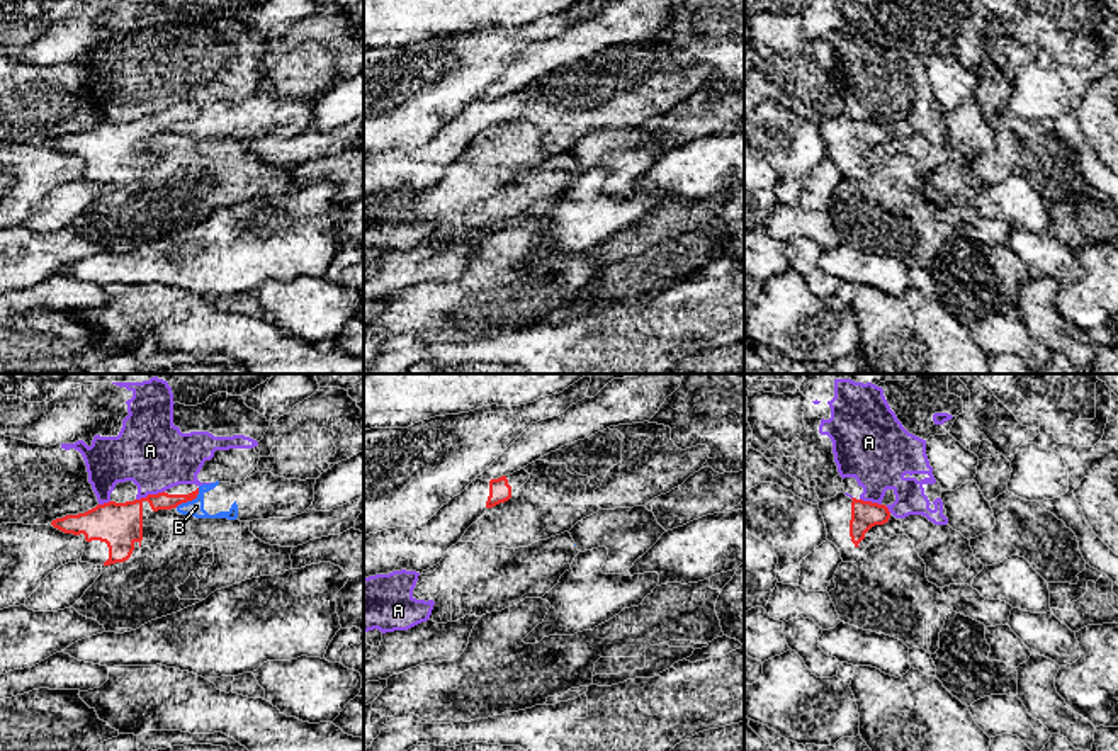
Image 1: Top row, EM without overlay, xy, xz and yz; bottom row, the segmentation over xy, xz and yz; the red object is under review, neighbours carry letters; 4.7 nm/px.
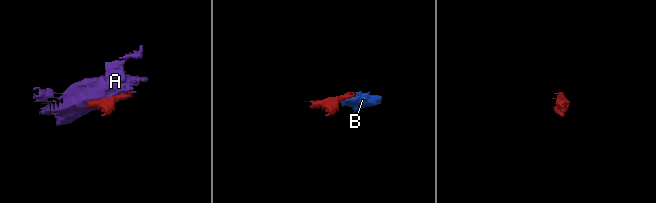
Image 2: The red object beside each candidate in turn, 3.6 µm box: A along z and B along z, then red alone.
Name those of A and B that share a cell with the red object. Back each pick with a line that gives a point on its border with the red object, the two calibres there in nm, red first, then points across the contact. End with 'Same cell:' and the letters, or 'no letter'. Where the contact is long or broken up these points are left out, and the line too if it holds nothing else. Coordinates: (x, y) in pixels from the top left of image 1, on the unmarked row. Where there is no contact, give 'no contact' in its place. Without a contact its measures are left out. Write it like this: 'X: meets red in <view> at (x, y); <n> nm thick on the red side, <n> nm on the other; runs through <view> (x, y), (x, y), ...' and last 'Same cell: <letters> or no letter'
Same cell: no letter

